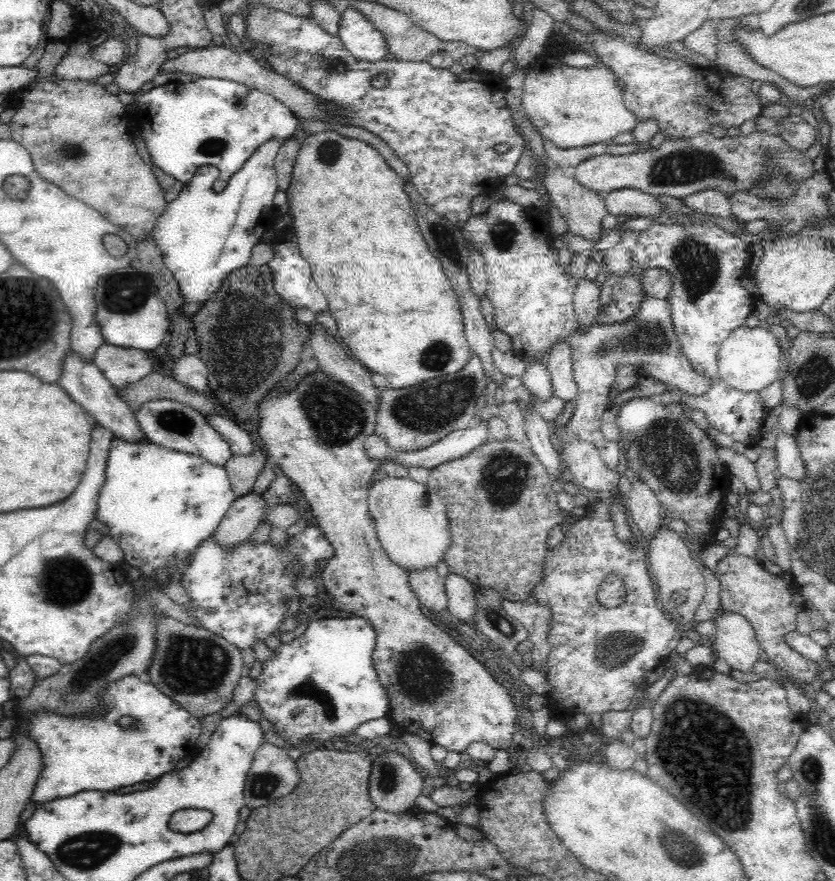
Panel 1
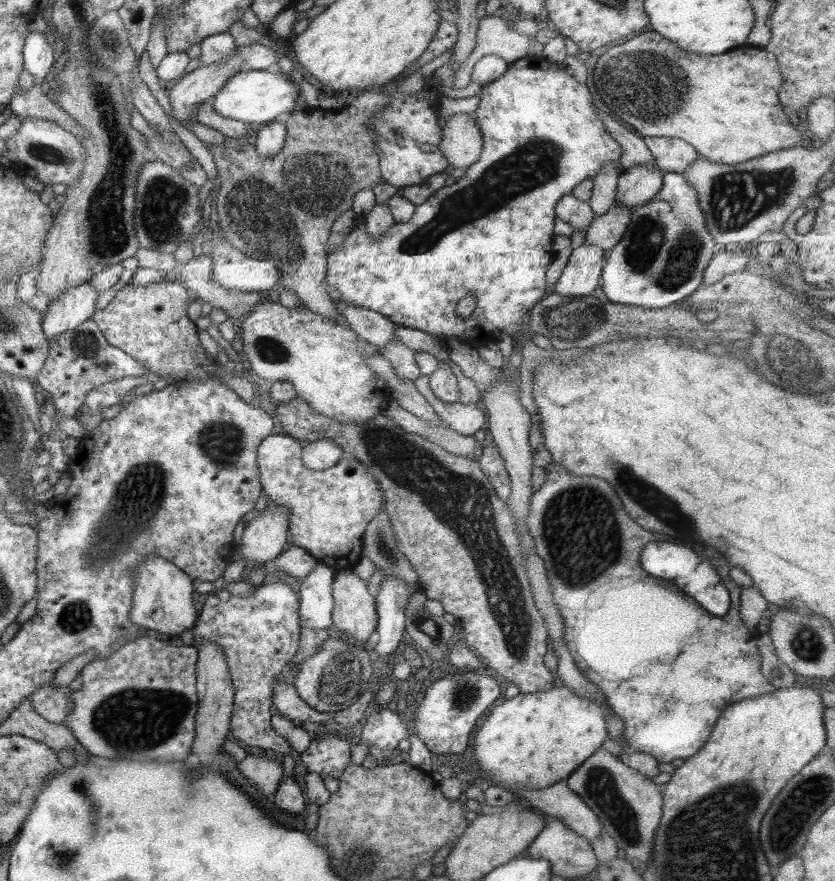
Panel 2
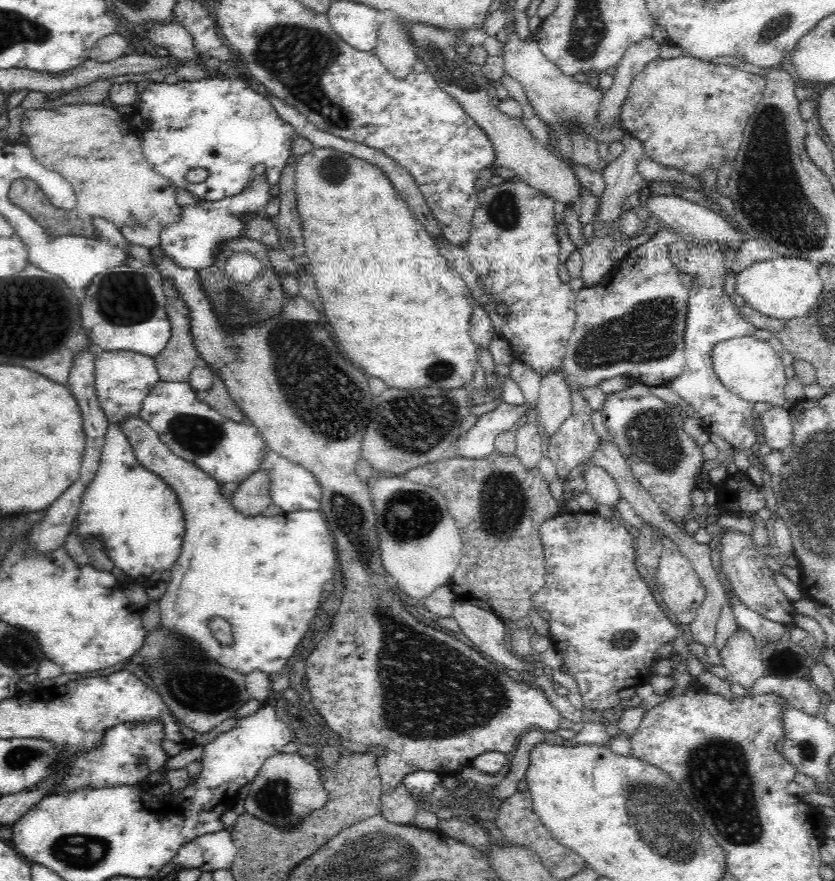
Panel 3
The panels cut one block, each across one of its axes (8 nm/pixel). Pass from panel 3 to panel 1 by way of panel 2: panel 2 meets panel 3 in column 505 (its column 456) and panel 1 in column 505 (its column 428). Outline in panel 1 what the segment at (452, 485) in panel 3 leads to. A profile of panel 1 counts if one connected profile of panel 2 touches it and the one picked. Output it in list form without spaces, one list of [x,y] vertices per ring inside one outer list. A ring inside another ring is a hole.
[[[510,438],[505,441],[496,441],[492,439],[486,442],[485,445],[480,445],[476,450],[470,454],[464,455],[462,458],[443,462],[436,466],[436,468],[429,469],[429,477],[427,486],[432,489],[436,494],[440,495],[445,502],[447,510],[447,517],[449,520],[449,527],[451,528],[452,540],[450,543],[450,550],[446,552],[444,562],[450,573],[460,575],[472,583],[475,591],[480,589],[494,590],[502,595],[504,599],[512,602],[524,602],[526,598],[531,596],[533,588],[541,582],[543,578],[543,568],[546,563],[547,556],[547,536],[556,525],[560,525],[564,520],[569,517],[580,518],[587,512],[584,505],[576,505],[570,512],[565,512],[558,507],[556,495],[558,490],[553,487],[553,478],[549,475],[549,471],[538,460],[538,457],[532,452],[529,447],[526,447]]]

